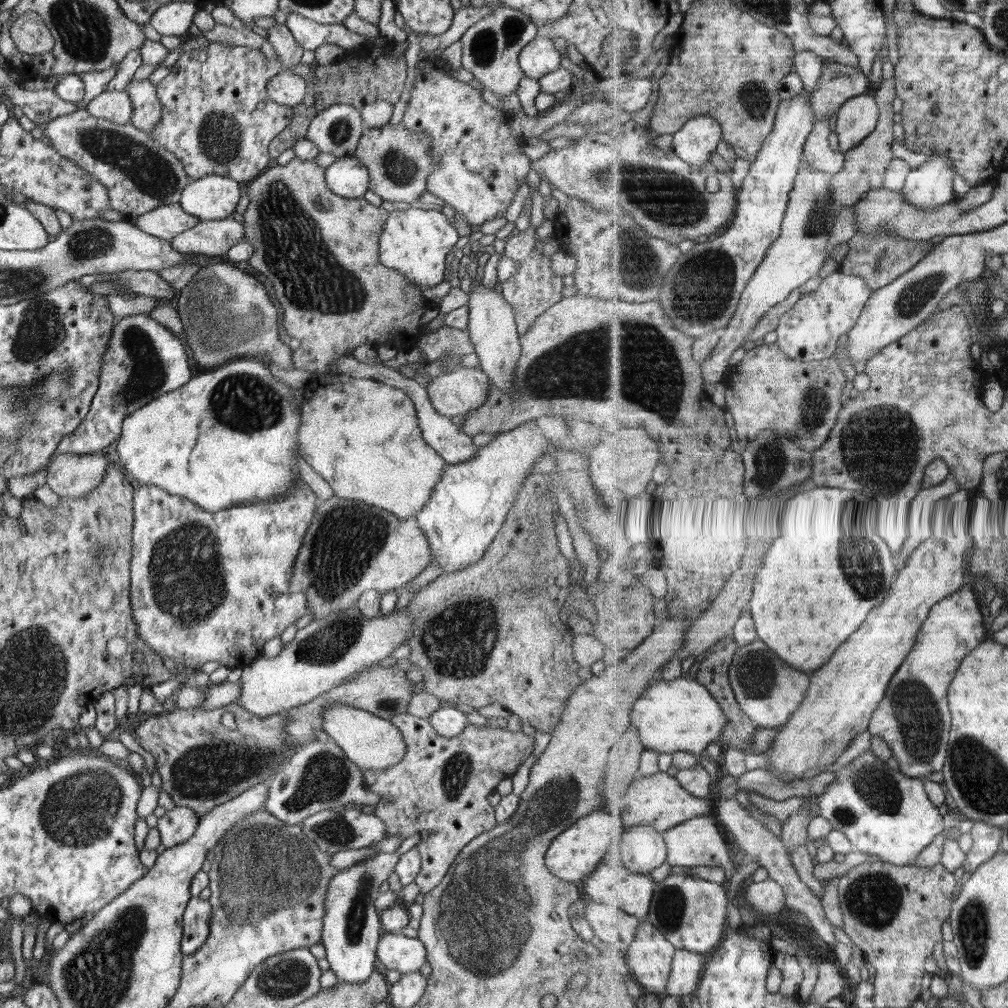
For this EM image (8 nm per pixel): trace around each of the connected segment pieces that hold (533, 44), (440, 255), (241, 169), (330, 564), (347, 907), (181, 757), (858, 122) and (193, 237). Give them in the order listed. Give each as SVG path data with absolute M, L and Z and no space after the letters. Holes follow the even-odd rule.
M538 34L521 50L519 65L526 77L539 80L561 67L560 55L551 38Z
M414 207L399 209L389 212L387 216L379 238L379 259L384 266L408 277L414 285L424 288L437 286L449 278L446 258L458 238L458 231L442 211Z
M210 41L208 47L202 47L199 51L180 54L175 65L171 66L170 72L166 75L166 78L155 87L156 96L158 96L162 105L163 115L155 124L155 128L153 128L151 132L148 132L148 134L166 150L174 153L174 156L184 165L186 174L191 180L216 174L232 178L232 180L244 186L262 173L264 168L268 166L268 162L270 162L271 159L269 155L269 144L288 126L288 123L293 117L293 107L278 104L268 97L268 81L275 73L278 73L278 70L280 70L280 64L278 62L269 61L259 49L252 47L234 47L223 42Z
M329 494L329 498L324 498L320 504L316 507L315 517L312 518L312 526L308 528L308 534L304 536L304 546L300 548L300 554L298 558L294 560L294 573L291 578L291 590L292 593L296 591L304 591L307 596L307 612L309 608L312 608L314 612L314 619L324 618L328 614L343 611L349 606L352 606L354 603L358 602L359 596L364 591L377 590L381 596L383 593L386 593L390 590L400 591L401 588L404 588L407 582L414 580L420 573L422 573L426 567L429 566L431 559L433 558L433 552L431 551L431 546L428 542L428 537L425 535L425 532L419 527L417 519L415 517L408 517L407 519L399 519L395 517L394 514L388 512L375 506L370 506L358 501L338 498Z
M380 851L376 856L357 862L347 869L339 869L329 882L327 897L325 898L326 914L324 914L320 941L323 942L326 948L326 958L330 963L330 969L335 972L339 982L356 984L364 982L379 964L377 960L377 944L383 930L380 924L380 912L376 910L374 901L380 894L380 886L394 872L399 860L398 856L400 857L400 854L396 854L396 852L386 853Z
M236 702L222 708L204 710L202 708L173 709L168 713L153 715L142 725L136 728L137 742L139 745L151 752L156 760L156 768L162 780L162 788L174 800L175 807L190 808L200 816L208 813L213 807L220 806L232 801L240 794L246 792L256 784L269 782L276 772L289 762L293 752L285 743L285 726L289 718L286 712L278 715L260 718L255 714L241 708ZM232 712L236 722L234 730L222 725L222 714Z
M862 94L848 100L836 116L840 147L851 151L879 128L883 110L876 96Z
M232 216L217 221L199 221L196 226L177 234L171 245L182 254L222 256L244 236L244 229L244 225Z

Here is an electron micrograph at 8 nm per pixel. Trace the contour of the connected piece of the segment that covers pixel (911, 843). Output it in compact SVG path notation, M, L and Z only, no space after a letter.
M873 748L849 762L838 771L836 782L826 794L819 796L821 816L832 820L836 830L844 830L848 838L856 844L858 851L880 855L884 861L897 865L914 865L928 846L936 842L940 834L944 835L946 820L940 808L928 793L927 782L920 778L910 777L901 769L888 764Z

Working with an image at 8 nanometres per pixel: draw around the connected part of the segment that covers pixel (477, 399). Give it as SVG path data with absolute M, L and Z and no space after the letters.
M460 367L451 373L441 373L431 377L427 393L436 412L447 417L465 415L468 411L479 407L487 397L490 380L482 370Z

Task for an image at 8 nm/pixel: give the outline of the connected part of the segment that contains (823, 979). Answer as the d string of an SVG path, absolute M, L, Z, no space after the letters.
M825 962L820 964L820 976L811 1001L826 1004L837 996L846 992L846 976L842 974L838 962Z

